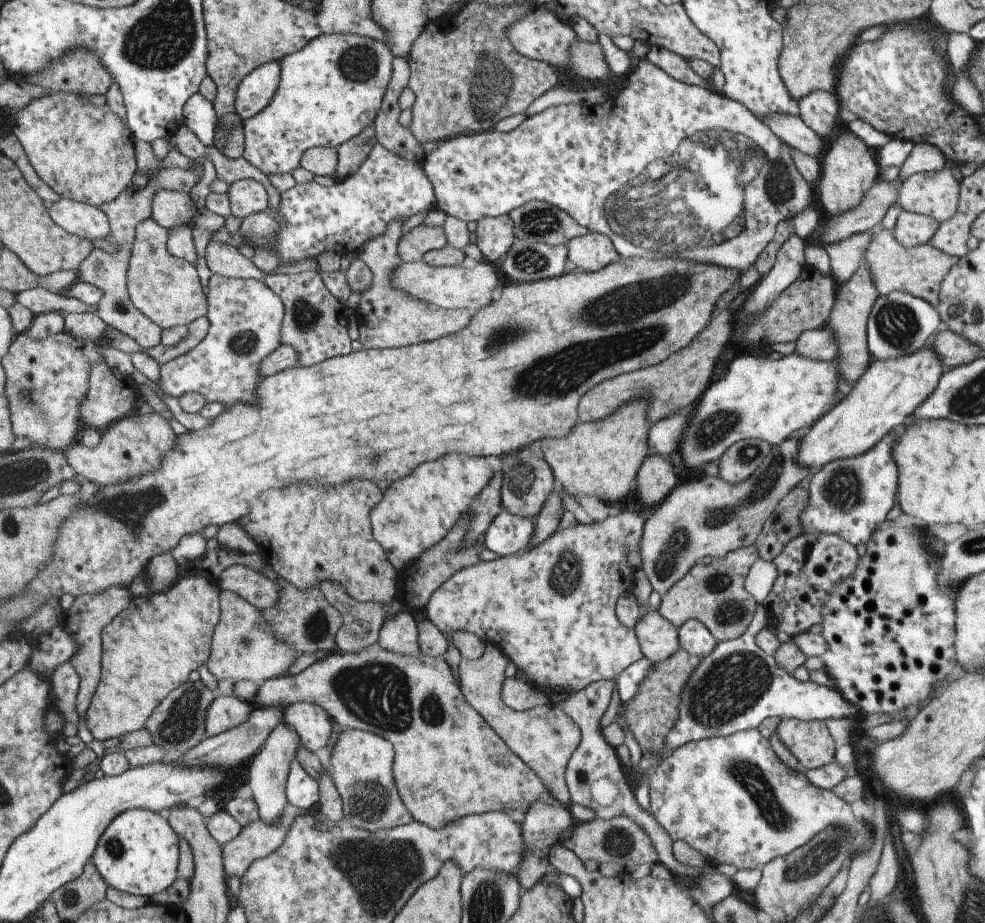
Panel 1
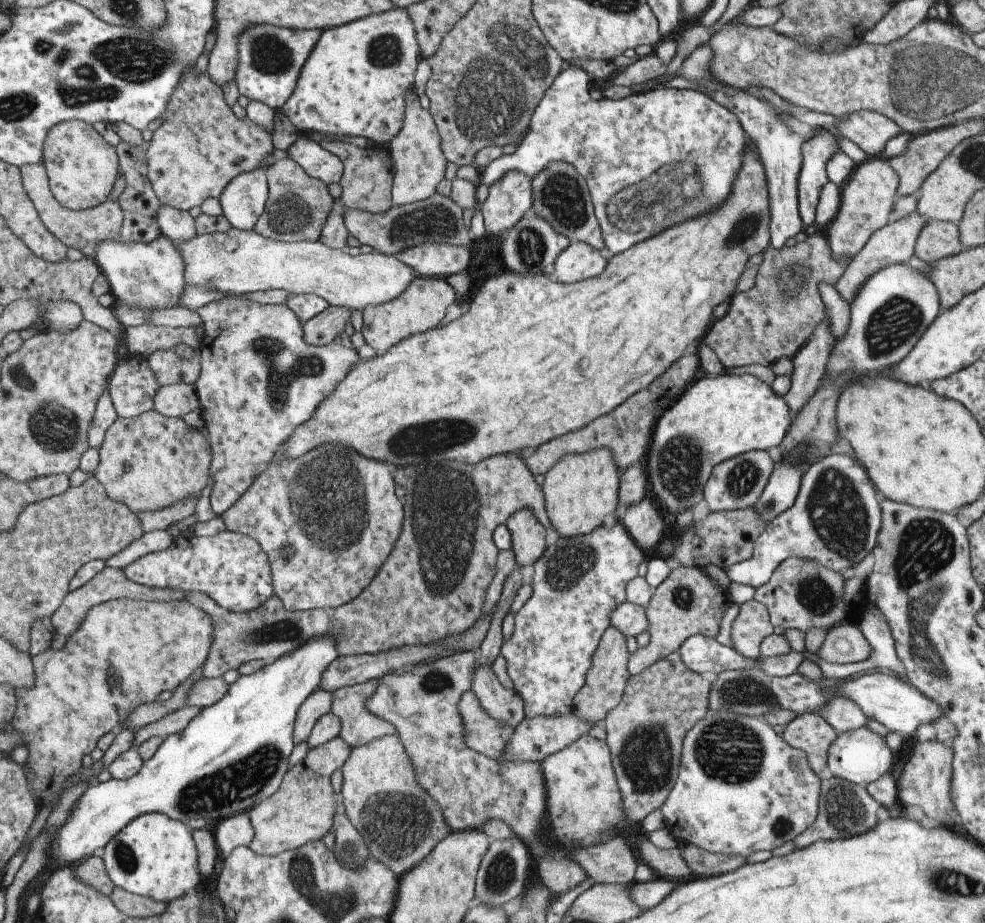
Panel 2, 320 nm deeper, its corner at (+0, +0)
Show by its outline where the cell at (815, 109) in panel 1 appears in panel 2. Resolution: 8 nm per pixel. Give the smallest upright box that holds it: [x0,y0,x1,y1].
[833,111,902,158]

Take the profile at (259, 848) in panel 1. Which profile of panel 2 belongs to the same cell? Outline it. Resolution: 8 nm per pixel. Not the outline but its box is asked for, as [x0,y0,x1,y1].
[247,736,351,855]

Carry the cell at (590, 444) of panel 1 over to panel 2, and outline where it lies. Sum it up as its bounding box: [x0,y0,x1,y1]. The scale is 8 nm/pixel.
[540,449,618,539]

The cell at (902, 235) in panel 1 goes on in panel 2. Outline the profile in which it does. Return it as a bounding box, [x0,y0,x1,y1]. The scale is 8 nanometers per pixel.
[914,220,963,264]

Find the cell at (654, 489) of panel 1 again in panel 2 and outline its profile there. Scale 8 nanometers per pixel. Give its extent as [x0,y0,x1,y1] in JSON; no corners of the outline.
[619,494,662,551]

